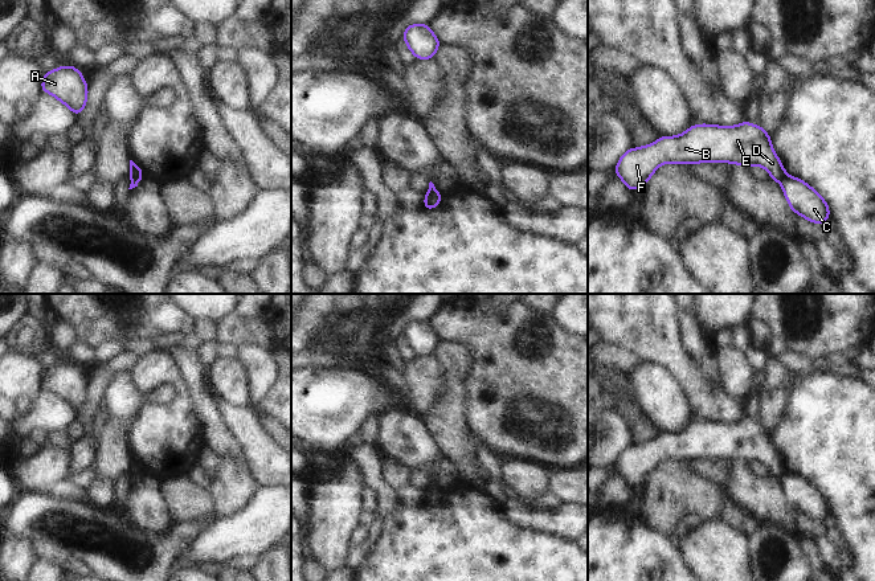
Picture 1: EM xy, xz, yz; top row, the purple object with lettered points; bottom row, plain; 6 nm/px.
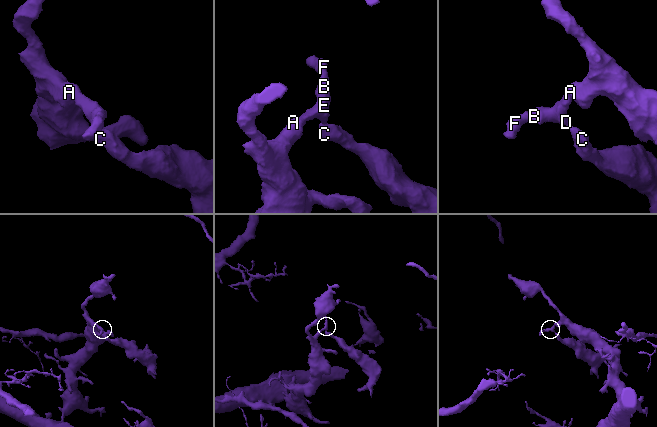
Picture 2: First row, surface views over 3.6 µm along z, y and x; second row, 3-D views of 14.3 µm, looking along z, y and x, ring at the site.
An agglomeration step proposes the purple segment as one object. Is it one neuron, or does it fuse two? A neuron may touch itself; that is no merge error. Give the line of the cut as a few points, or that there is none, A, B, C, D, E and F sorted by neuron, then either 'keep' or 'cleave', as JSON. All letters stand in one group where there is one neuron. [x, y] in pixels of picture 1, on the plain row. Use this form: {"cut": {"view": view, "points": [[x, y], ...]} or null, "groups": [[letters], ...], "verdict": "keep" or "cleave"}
{"cut": {"view": "yz", "points": [[786, 471], [780, 478]]}, "groups": [["A", "B", "D", "E", "F"], ["C"]], "verdict": "cleave"}

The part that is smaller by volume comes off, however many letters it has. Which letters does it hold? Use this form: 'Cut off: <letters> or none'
Cut off: C.

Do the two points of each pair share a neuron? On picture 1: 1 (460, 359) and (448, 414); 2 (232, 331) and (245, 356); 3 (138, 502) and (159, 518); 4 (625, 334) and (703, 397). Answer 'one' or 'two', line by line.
1: one
2: two
3: one
4: one

